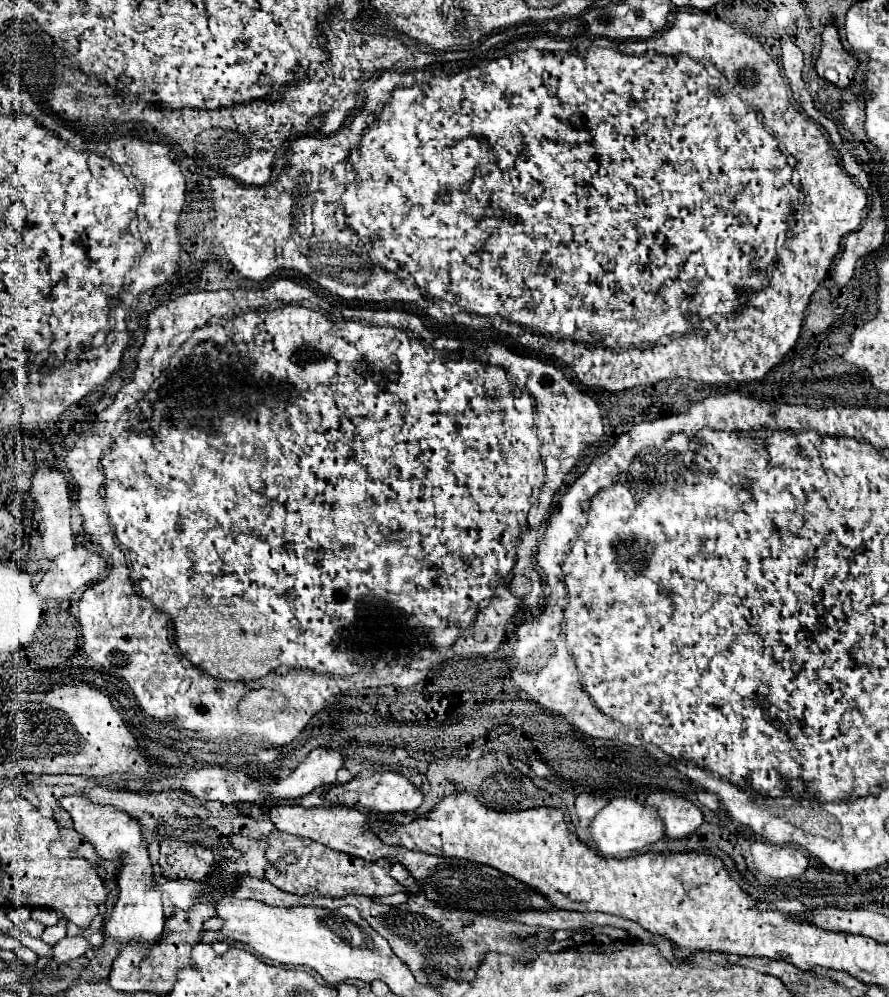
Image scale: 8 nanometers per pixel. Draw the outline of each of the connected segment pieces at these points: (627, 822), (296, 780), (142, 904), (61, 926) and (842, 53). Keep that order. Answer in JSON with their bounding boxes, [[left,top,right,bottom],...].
[[590,798,664,858],[270,748,344,800],[58,794,166,946],[40,918,68,946],[816,24,860,88]]

